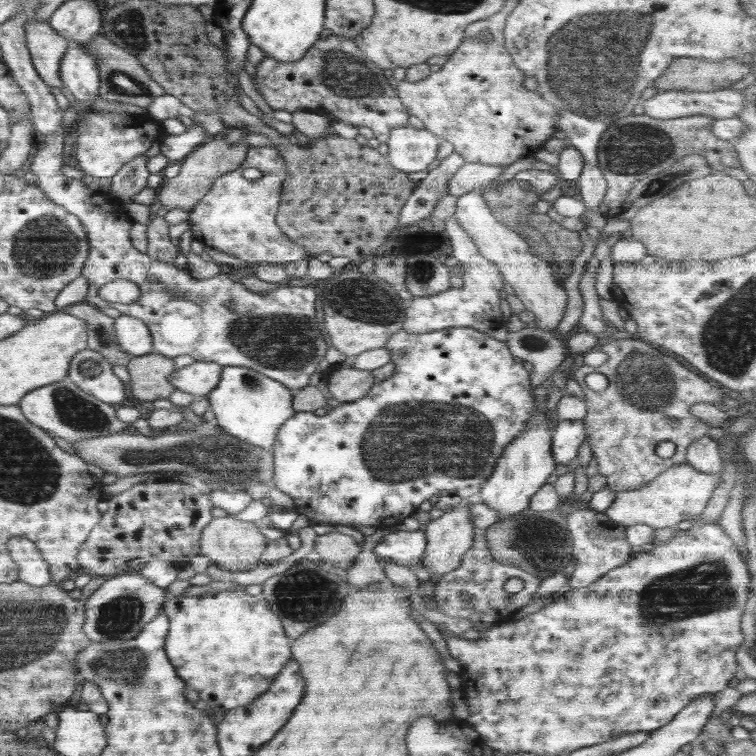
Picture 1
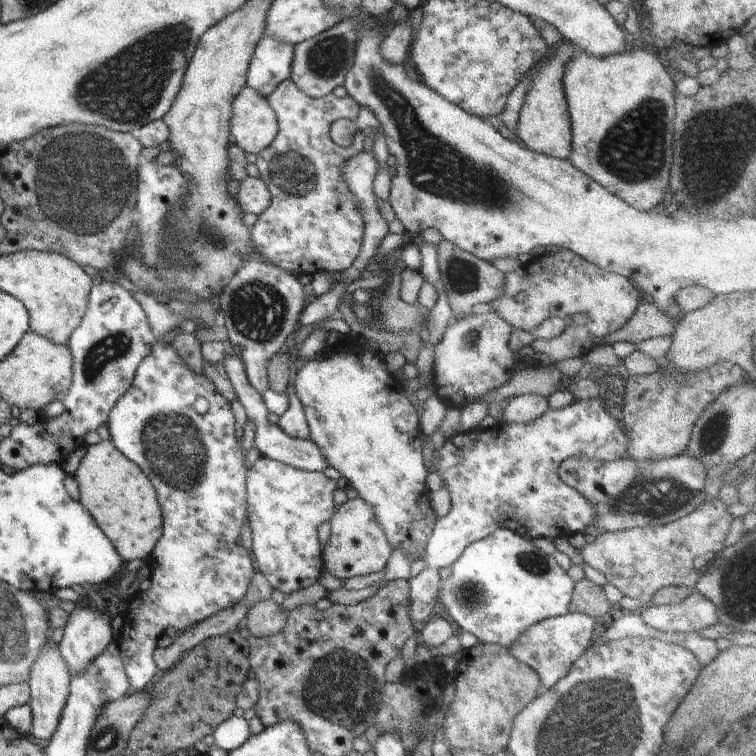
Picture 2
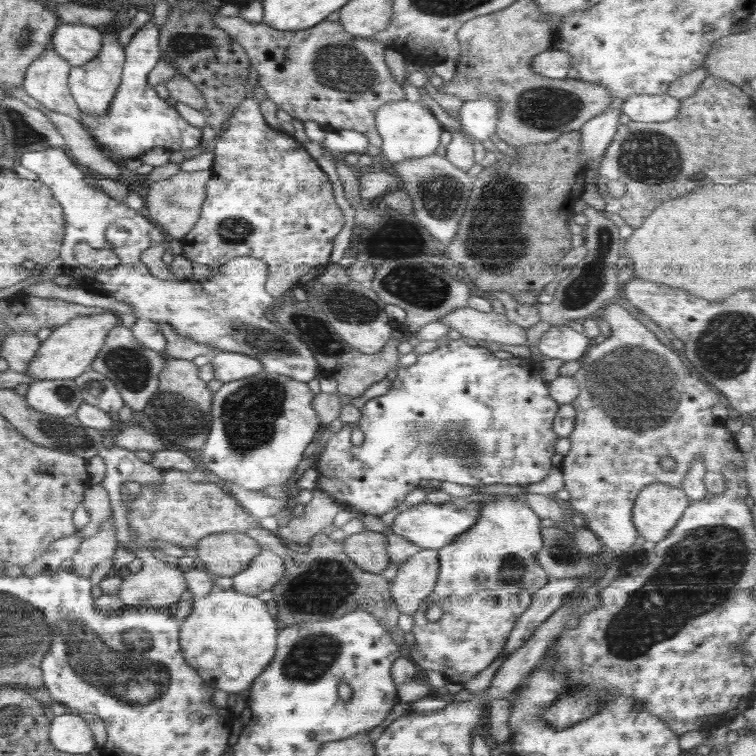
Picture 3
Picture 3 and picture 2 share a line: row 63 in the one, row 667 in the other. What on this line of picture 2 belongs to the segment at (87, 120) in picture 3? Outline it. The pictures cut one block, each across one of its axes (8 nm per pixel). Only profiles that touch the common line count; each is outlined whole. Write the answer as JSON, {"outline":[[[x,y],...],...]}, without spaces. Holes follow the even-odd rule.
{"outline":[[[168,338],[161,339],[156,343],[152,347],[152,350],[150,350],[150,354],[140,362],[130,388],[126,391],[126,394],[123,394],[119,398],[110,411],[107,423],[110,441],[112,441],[112,444],[118,451],[124,454],[128,460],[137,464],[140,470],[148,476],[150,482],[152,482],[156,489],[163,518],[162,534],[160,538],[158,538],[158,542],[156,542],[149,557],[148,566],[151,569],[150,588],[147,591],[138,591],[130,597],[126,602],[125,610],[122,611],[124,627],[120,630],[118,646],[131,692],[145,691],[157,676],[158,668],[156,668],[153,654],[154,650],[156,650],[158,639],[168,634],[168,630],[177,630],[178,633],[190,630],[192,626],[198,624],[198,622],[204,622],[206,618],[210,618],[210,615],[214,616],[214,614],[218,614],[218,612],[222,612],[222,610],[228,610],[230,606],[236,606],[238,602],[244,602],[244,598],[248,598],[248,588],[250,588],[250,582],[252,582],[252,576],[254,576],[256,566],[254,565],[252,556],[242,545],[239,546],[236,544],[236,540],[240,538],[242,526],[249,518],[246,494],[246,477],[249,476],[249,470],[246,468],[246,464],[244,464],[245,453],[238,443],[238,438],[236,438],[235,424],[234,414],[232,414],[232,410],[230,410],[228,400],[220,394],[220,391],[206,378],[204,373],[196,374],[196,372],[192,372],[188,366],[184,366],[183,359],[180,358],[180,354],[174,350]]]}

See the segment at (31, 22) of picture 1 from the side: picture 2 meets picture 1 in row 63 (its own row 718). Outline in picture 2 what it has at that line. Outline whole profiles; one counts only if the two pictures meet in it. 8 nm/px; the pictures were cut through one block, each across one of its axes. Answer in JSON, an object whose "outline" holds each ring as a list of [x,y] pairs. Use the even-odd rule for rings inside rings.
{"outline":[[[48,639],[44,644],[44,648],[42,648],[42,652],[40,652],[40,656],[32,664],[32,670],[27,682],[31,696],[29,705],[33,714],[32,728],[28,732],[29,735],[40,740],[50,740],[52,734],[56,732],[68,698],[70,678],[70,668],[62,658],[59,644],[56,644],[54,640]]]}

